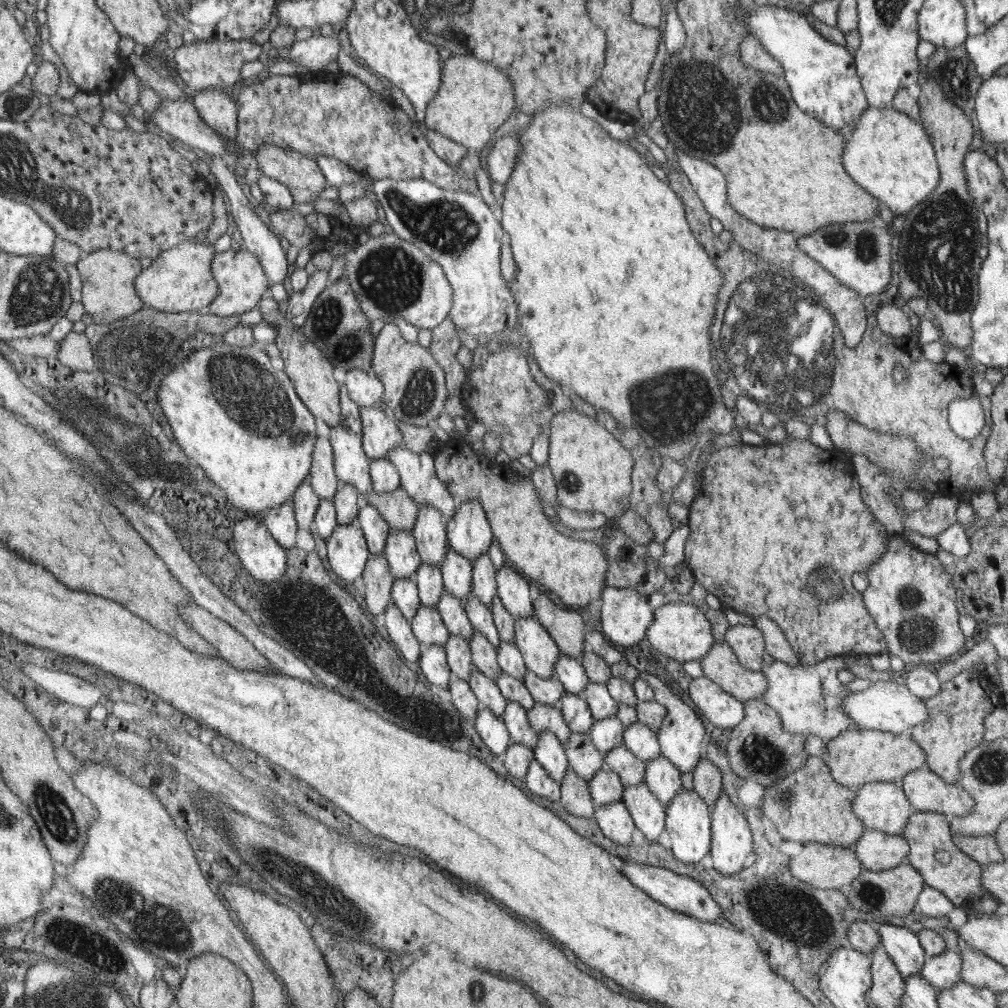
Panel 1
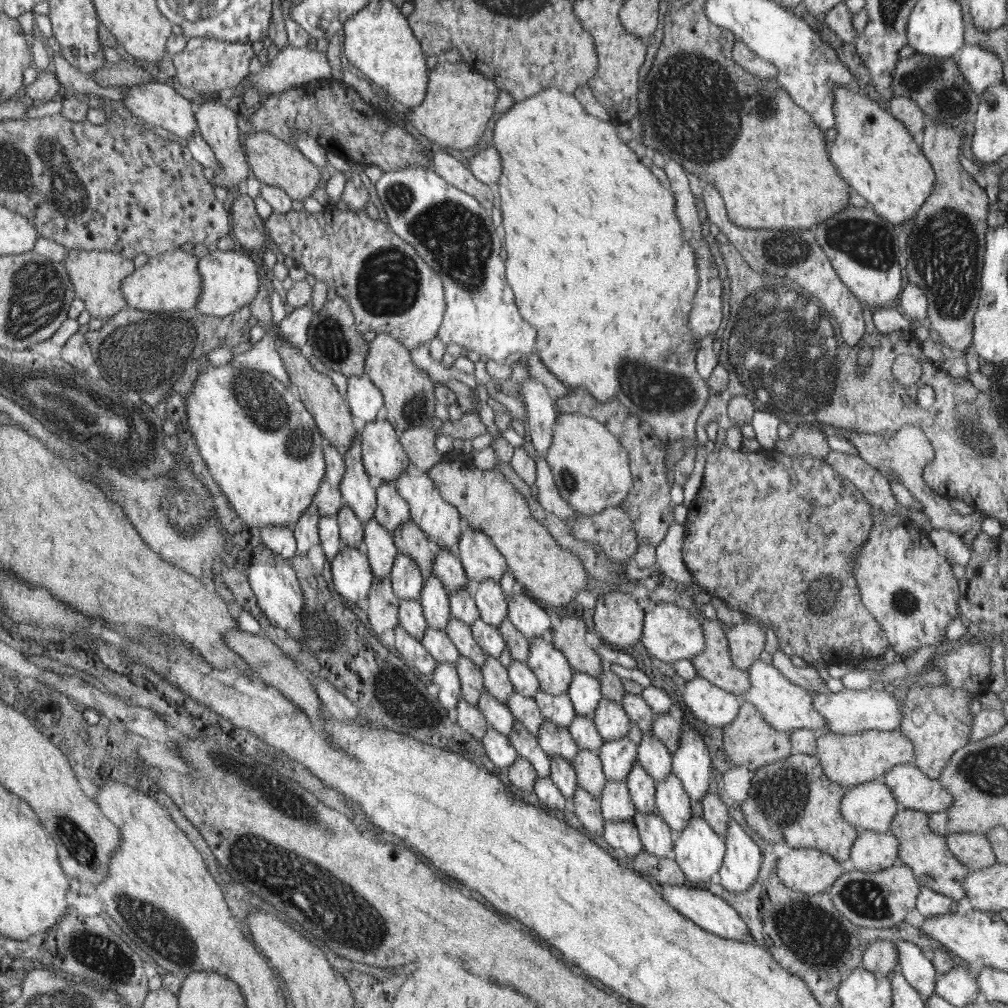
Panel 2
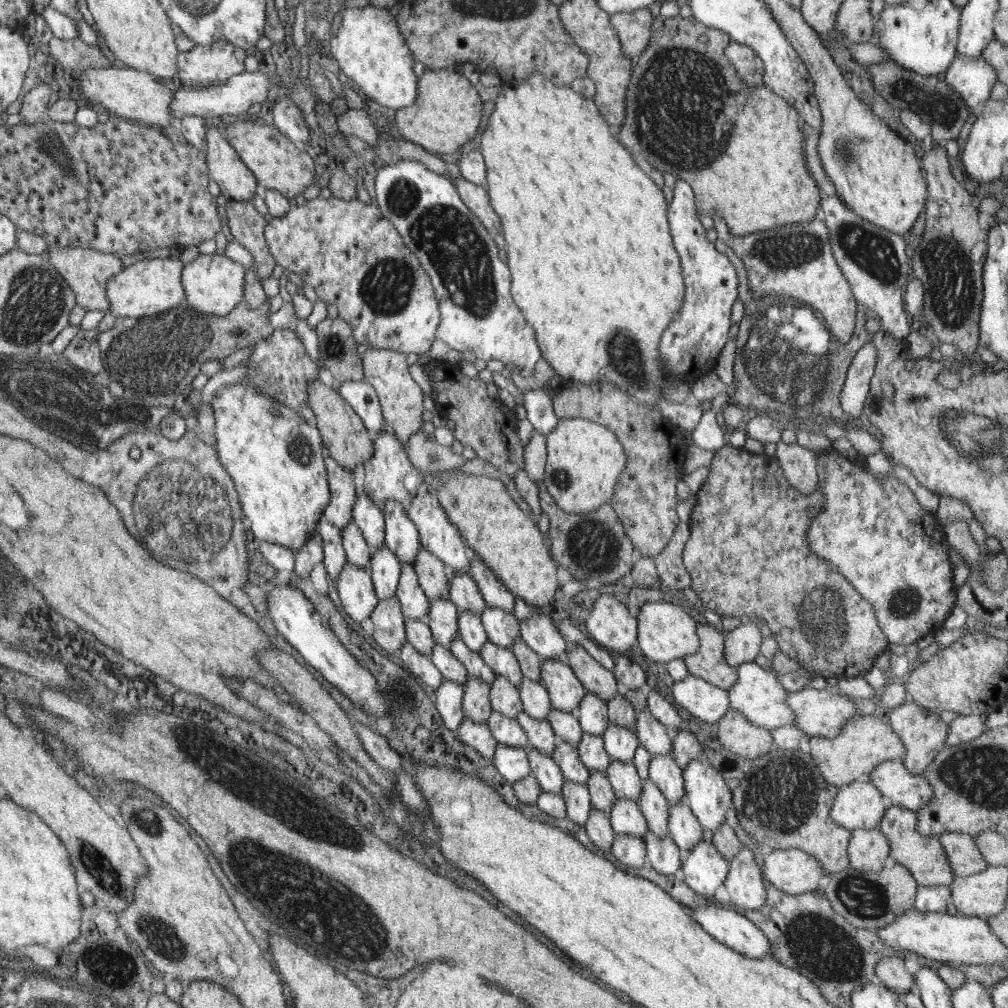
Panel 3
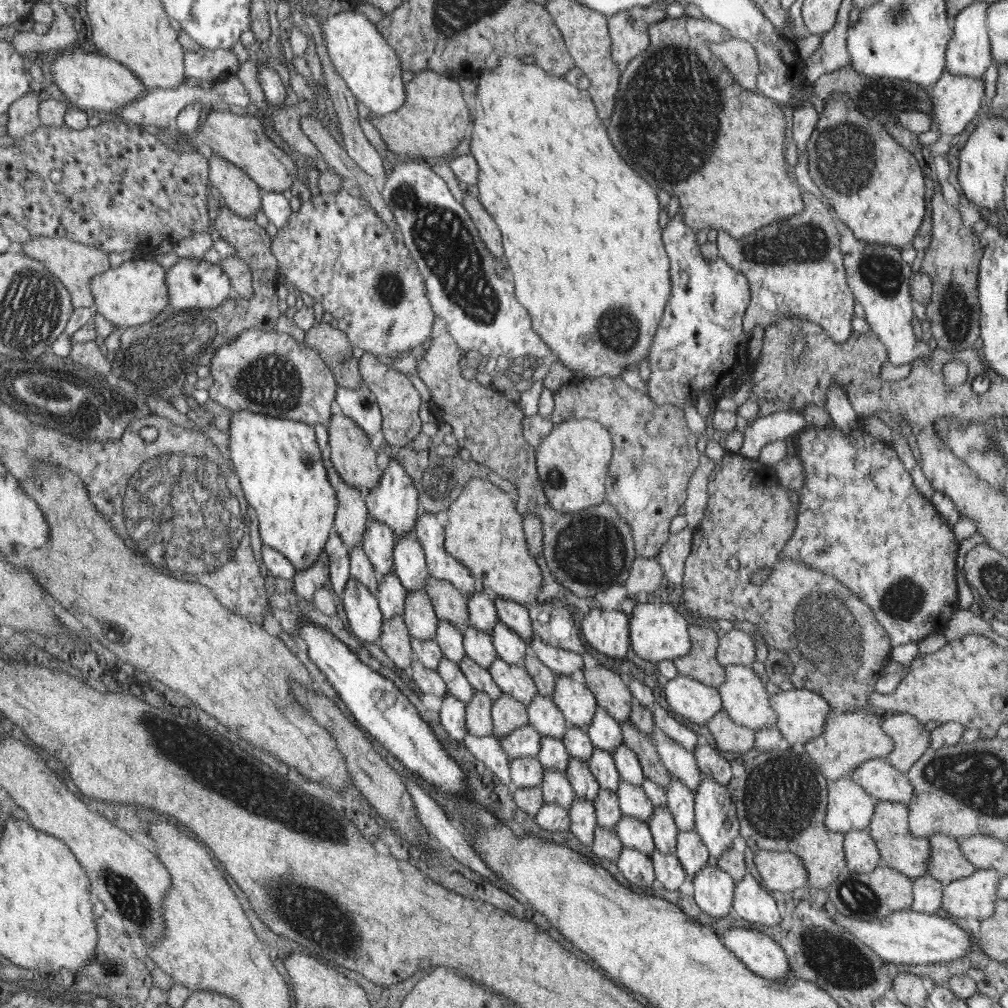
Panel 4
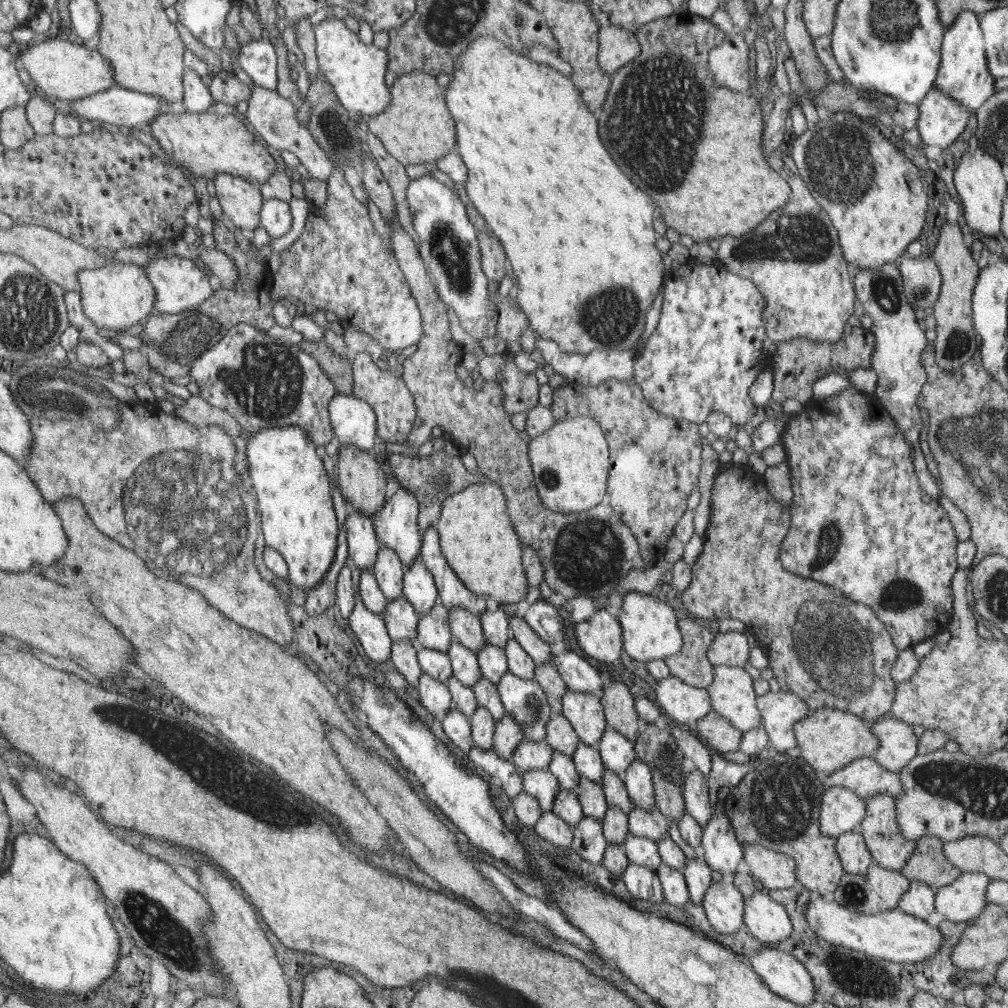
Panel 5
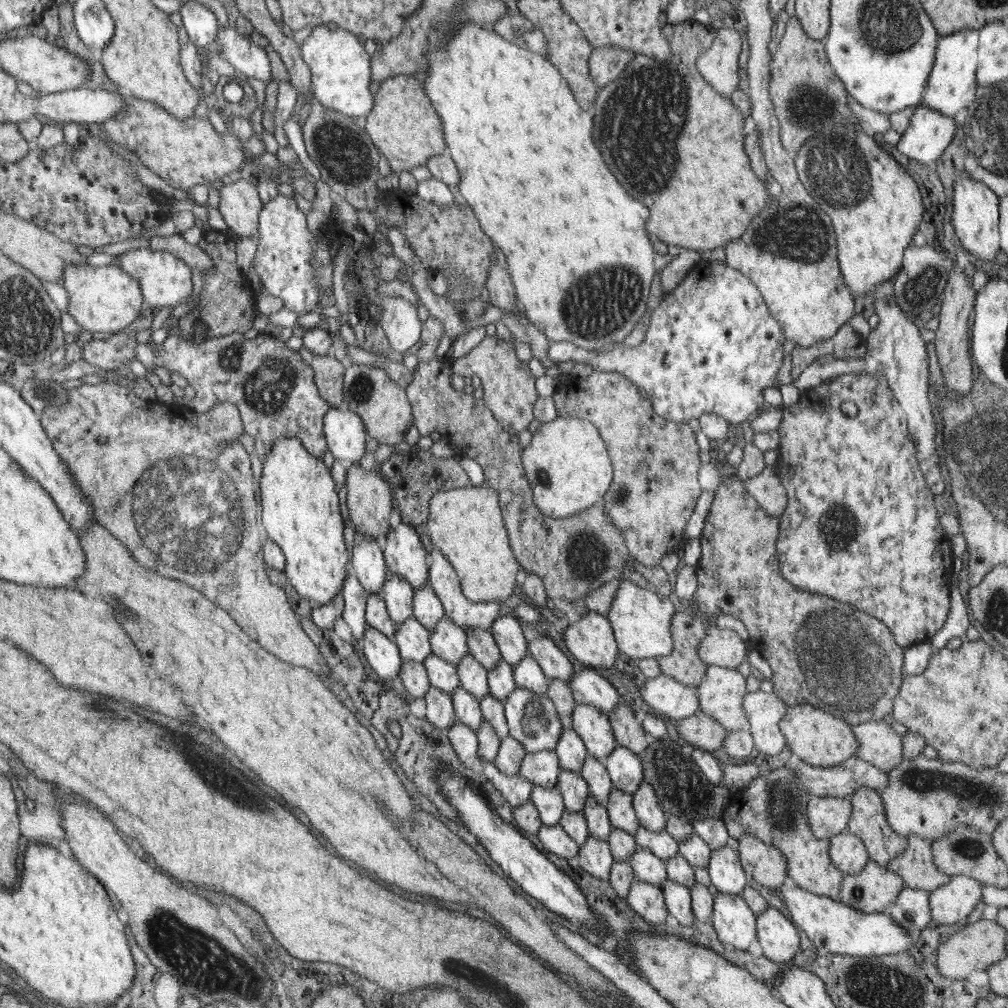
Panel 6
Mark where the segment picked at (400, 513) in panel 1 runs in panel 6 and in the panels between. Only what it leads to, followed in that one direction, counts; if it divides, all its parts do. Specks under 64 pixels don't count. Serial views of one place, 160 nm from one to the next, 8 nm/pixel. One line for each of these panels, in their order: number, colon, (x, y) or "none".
2: (409, 540)
3: (433, 575)
4: (449, 605)
5: (465, 626)
6: (482, 646)

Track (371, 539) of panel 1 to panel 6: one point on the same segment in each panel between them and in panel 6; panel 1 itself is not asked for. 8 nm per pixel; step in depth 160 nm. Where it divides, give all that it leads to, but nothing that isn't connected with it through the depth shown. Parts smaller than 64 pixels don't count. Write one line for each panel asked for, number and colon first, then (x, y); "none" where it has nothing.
2: (378, 545)
3: (385, 568)
4: (391, 594)
5: (401, 619)
6: (412, 639)

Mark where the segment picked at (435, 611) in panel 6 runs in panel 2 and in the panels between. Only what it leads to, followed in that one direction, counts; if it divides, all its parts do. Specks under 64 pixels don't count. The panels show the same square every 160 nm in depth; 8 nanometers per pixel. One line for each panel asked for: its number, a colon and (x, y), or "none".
2: (392, 510)
3: (402, 537)
4: (410, 565)
5: (419, 588)

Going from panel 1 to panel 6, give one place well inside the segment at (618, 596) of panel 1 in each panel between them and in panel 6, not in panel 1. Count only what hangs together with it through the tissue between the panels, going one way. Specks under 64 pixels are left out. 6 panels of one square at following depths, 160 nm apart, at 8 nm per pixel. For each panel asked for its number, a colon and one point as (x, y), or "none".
2: (617, 618)
3: (610, 624)
4: (607, 631)
5: (600, 636)
6: (591, 641)

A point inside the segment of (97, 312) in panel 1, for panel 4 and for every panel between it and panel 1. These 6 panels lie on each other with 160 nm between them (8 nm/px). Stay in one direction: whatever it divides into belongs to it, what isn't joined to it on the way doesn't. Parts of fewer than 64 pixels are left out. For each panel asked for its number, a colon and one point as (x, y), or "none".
2: (98, 276)
3: (87, 271)
4: (76, 265)

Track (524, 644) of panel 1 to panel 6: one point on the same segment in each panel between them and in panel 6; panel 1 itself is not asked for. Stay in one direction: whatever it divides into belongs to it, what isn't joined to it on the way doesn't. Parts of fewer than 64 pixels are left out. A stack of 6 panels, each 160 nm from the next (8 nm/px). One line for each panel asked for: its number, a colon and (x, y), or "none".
2: (554, 673)
3: (566, 691)
4: (577, 703)
5: (585, 712)
6: (591, 723)

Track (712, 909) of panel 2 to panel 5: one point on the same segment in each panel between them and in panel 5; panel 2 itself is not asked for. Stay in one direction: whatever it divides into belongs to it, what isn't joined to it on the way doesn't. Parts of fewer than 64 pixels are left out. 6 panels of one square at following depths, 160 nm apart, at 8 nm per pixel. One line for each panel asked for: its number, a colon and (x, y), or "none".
3: (731, 928)
4: (762, 954)
5: (787, 977)

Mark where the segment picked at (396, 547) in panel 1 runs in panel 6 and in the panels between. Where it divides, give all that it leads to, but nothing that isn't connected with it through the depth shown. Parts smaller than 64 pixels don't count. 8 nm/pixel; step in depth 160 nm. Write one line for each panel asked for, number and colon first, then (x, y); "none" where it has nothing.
2: (407, 581)
3: (414, 604)
4: (419, 614)
5: (433, 632)
6: (448, 640)

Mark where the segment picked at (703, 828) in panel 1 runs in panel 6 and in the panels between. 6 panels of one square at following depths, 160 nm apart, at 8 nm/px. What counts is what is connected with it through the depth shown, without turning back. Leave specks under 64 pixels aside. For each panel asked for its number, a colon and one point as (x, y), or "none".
2: (699, 851)
3: (704, 869)
4: (714, 889)
5: (724, 905)
6: (735, 924)

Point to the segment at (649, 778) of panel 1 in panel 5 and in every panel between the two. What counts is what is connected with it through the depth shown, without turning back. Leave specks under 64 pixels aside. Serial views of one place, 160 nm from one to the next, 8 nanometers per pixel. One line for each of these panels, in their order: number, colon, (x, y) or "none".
2: (673, 804)
3: (684, 829)
4: (692, 853)
5: (697, 872)

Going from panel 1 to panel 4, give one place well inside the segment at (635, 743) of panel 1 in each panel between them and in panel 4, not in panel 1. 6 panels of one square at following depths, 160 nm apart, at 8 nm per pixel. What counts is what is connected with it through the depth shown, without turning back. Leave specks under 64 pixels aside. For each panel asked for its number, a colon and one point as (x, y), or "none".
2: (653, 755)
3: (663, 770)
4: (680, 799)

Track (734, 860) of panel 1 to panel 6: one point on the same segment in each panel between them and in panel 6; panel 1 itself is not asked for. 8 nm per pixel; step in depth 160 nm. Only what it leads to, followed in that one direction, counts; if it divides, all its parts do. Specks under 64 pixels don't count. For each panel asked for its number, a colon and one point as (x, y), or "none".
2: (743, 857)
3: (745, 884)
4: (751, 902)
5: (767, 919)
6: (780, 941)

